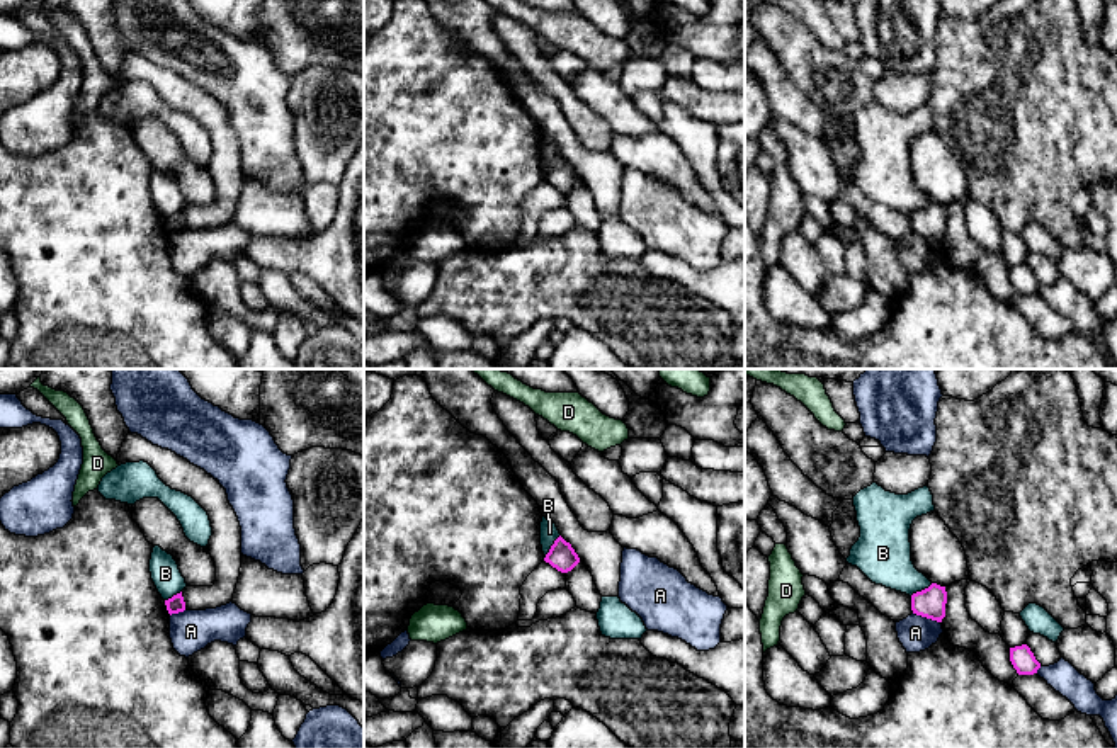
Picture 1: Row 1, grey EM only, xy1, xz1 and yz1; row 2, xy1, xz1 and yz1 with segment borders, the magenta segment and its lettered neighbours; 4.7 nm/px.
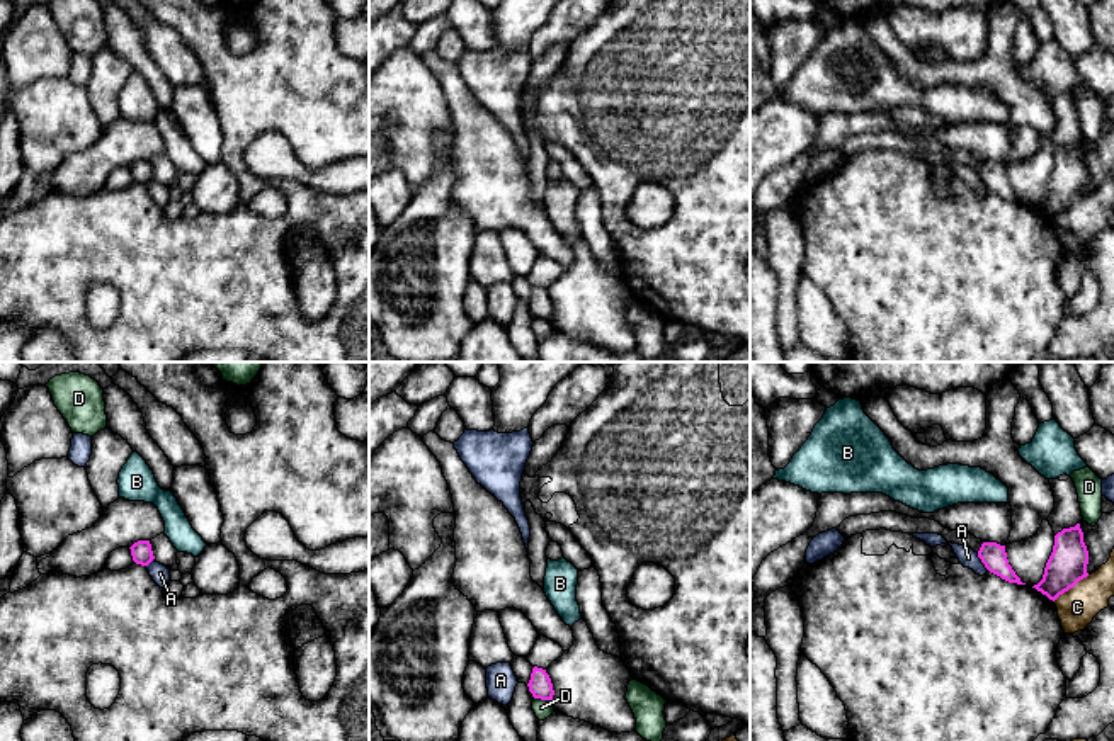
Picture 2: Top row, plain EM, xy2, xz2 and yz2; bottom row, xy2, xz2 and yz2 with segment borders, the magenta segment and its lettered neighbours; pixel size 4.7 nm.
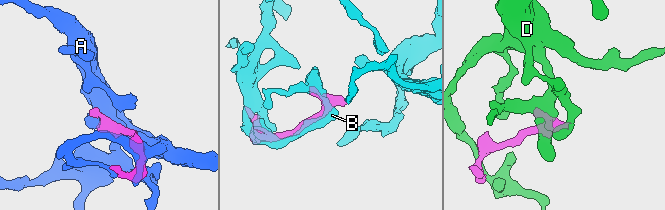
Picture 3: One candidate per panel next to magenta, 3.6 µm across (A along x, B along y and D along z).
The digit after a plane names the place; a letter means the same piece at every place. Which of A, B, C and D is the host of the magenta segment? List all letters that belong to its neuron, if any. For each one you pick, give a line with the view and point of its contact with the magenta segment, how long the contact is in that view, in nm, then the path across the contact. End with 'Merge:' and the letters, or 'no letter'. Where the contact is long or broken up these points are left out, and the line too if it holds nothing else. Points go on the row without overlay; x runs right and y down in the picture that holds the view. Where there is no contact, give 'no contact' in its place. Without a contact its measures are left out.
Merge: no letter

